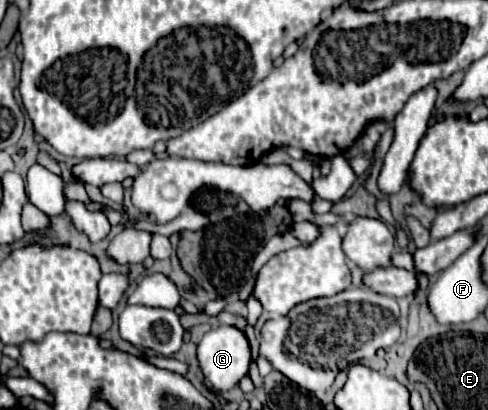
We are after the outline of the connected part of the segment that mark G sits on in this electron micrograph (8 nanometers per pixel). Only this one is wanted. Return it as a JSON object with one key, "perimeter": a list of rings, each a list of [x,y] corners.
{"perimeter":[[[217,326],[213,330],[209,330],[203,340],[199,342],[197,348],[197,358],[199,358],[199,366],[205,374],[205,378],[211,382],[211,386],[215,390],[229,390],[233,388],[249,370],[249,362],[251,362],[251,348],[249,348],[249,340],[245,336],[245,332],[241,332],[235,326]]]}

